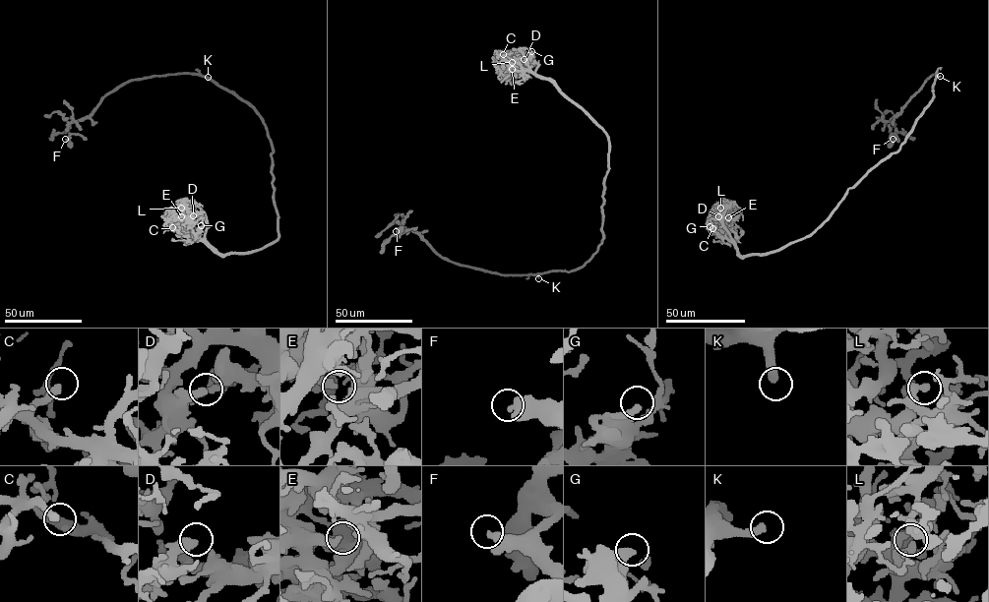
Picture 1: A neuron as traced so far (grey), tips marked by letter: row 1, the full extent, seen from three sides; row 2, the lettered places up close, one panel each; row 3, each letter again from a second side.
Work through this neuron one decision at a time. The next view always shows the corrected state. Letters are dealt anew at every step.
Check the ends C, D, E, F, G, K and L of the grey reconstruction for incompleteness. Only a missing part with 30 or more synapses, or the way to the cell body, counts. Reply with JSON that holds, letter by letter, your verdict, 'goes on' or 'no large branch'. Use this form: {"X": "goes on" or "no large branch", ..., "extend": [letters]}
{"C": "no large branch", "D": "no large branch", "E": "no large branch", "F": "no large branch", "G": "no large branch", "K": "goes on", "L": "no large branch", "extend": ["K"]}

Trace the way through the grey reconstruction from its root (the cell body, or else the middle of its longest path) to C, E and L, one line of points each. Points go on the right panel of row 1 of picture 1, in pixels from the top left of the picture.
C: (900, 147), (849, 188), (836, 208), (812, 232), (778, 250), (741, 256), (722, 231), (712, 228)
E: (900, 147), (849, 188), (836, 208), (812, 232), (778, 250), (741, 256), (726, 236), (724, 217), (728, 217)
L: (900, 147), (849, 188), (836, 208), (810, 234), (775, 251), (741, 256), (723, 225), (726, 215), (720, 208)

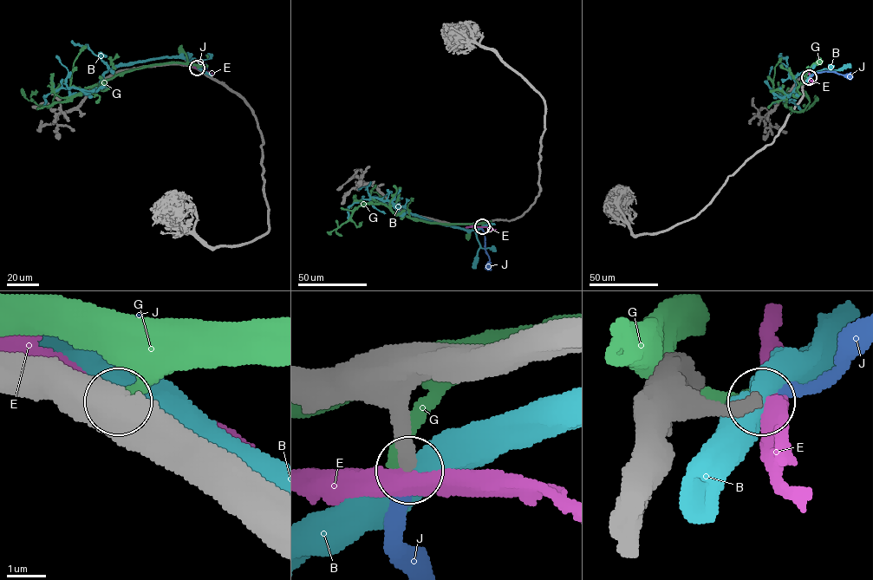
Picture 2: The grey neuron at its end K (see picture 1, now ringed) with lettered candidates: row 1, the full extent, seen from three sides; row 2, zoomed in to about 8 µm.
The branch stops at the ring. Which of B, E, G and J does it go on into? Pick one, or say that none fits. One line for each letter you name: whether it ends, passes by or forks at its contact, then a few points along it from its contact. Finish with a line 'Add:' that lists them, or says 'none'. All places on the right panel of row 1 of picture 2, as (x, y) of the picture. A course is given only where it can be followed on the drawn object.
J: it ends; course (809, 77), (827, 71), (853, 76)
Add: J

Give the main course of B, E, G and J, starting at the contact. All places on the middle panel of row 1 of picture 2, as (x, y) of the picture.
B: (482, 226), (471, 231), (442, 225), (400, 212), (390, 202), (371, 197), (367, 189), (368, 185), (358, 189)
E: (482, 226), (465, 227)
G: (482, 225), (433, 223), (396, 214), (381, 204), (367, 204), (359, 206), (347, 221), (328, 232)
J: (482, 226), (491, 270)

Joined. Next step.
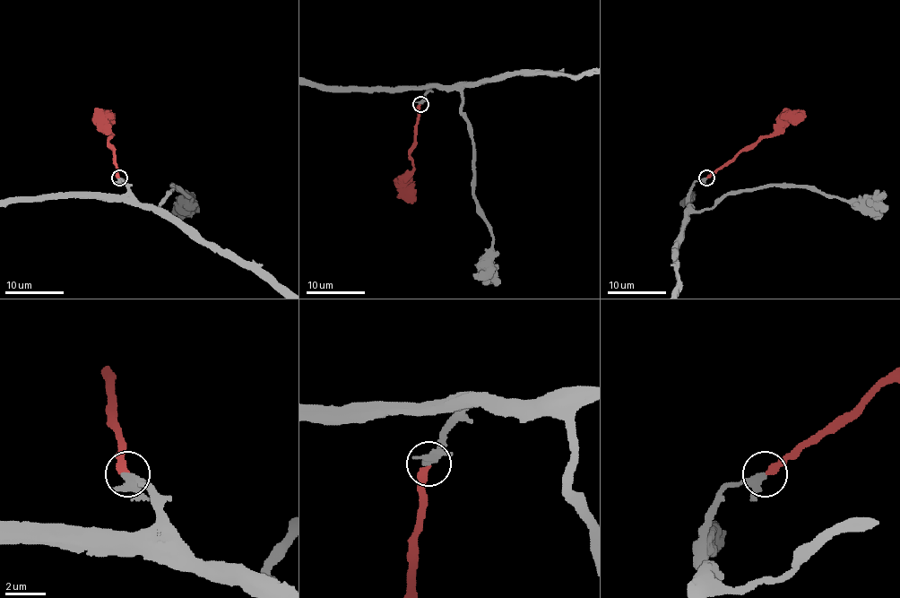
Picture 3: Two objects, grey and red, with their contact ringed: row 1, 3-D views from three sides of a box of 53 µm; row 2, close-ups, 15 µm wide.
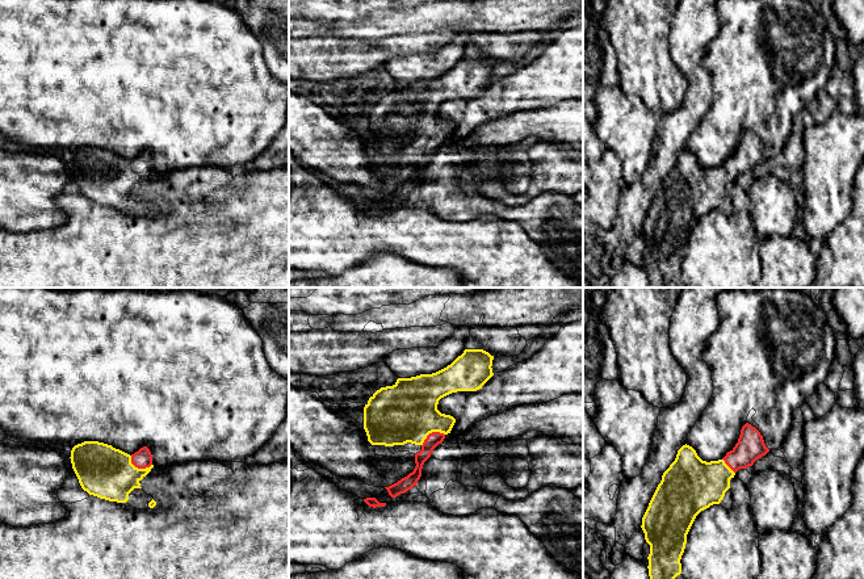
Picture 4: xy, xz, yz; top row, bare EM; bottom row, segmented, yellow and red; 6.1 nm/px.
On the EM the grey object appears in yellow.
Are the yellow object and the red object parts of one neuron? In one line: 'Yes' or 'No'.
Yes

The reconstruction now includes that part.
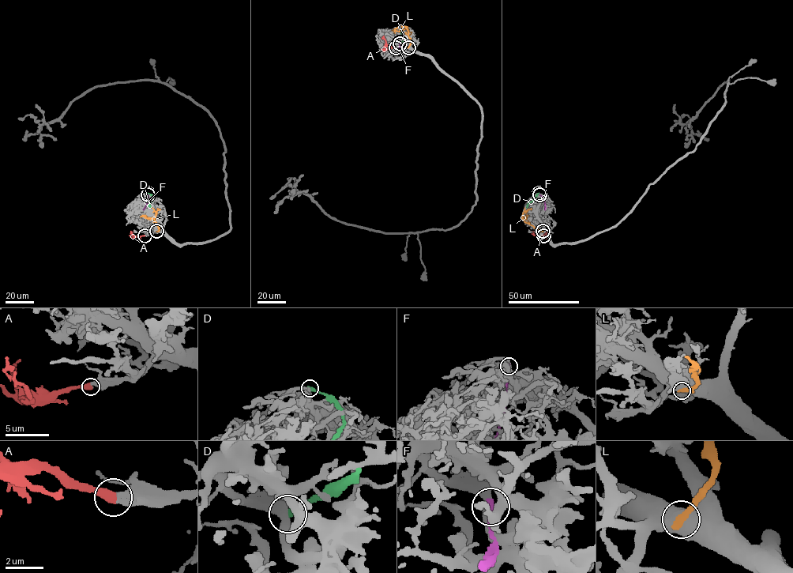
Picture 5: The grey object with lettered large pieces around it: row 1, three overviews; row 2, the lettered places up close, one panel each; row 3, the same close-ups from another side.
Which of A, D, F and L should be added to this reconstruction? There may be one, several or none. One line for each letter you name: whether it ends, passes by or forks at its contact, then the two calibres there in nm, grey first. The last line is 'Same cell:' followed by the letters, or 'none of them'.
A: it ends | 360/550 nm
Same cell: A

